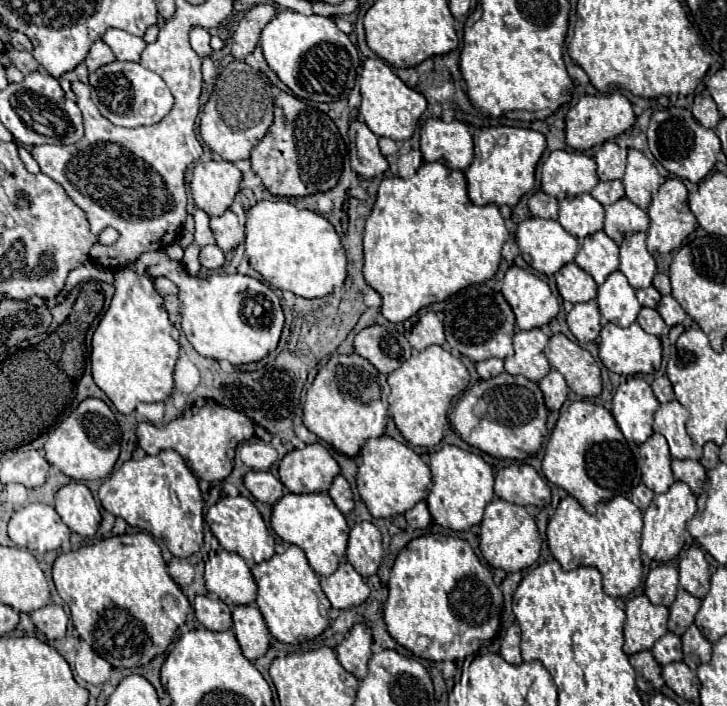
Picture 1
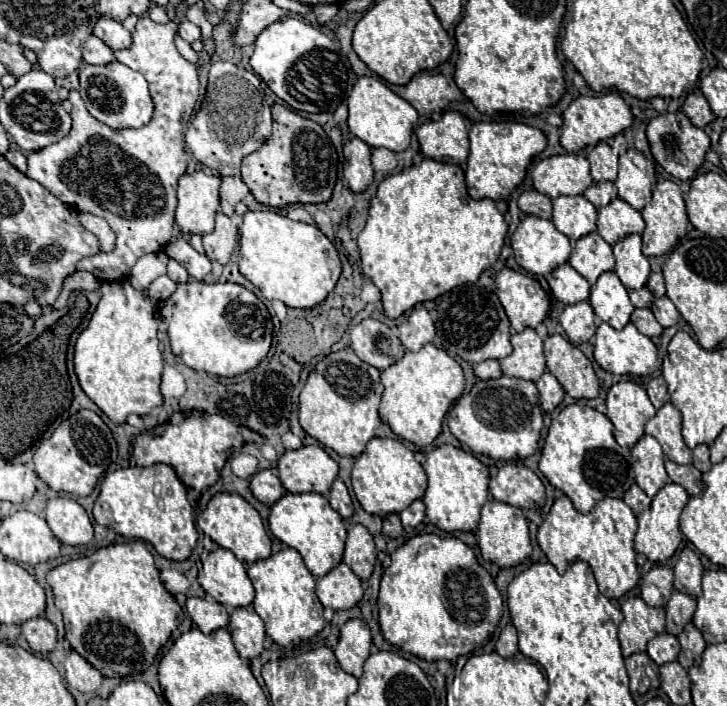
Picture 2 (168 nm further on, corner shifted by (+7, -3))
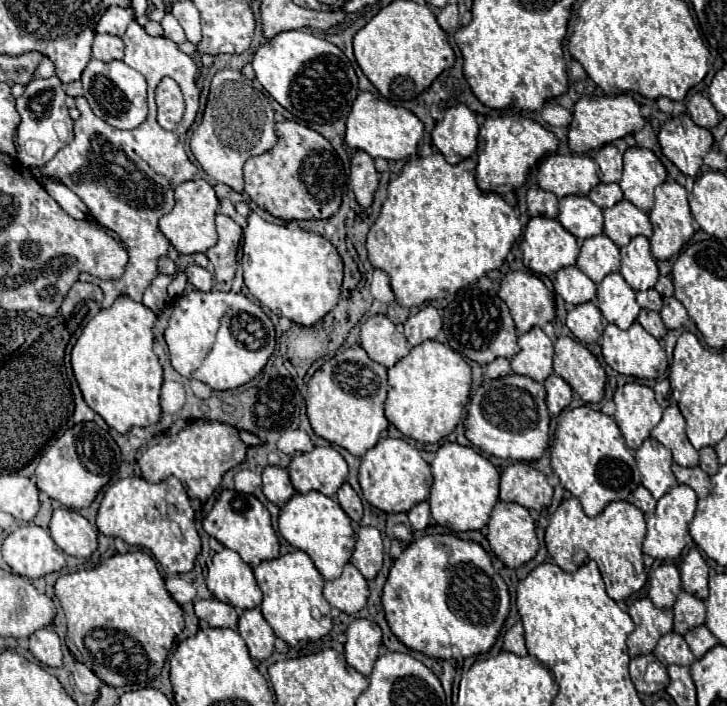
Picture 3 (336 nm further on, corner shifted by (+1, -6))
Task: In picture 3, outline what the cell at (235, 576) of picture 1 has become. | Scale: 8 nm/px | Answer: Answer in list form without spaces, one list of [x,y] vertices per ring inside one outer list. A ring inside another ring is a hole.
[[[231,549],[213,555],[207,573],[207,587],[219,601],[229,603],[239,611],[253,609],[263,599],[251,567]]]

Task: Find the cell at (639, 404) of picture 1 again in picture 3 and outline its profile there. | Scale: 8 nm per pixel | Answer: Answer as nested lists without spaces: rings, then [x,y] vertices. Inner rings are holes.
[[[625,383],[621,389],[615,391],[615,423],[619,425],[627,447],[631,449],[639,449],[639,445],[649,437],[651,429],[661,421],[661,407],[655,401],[653,389],[641,383]]]

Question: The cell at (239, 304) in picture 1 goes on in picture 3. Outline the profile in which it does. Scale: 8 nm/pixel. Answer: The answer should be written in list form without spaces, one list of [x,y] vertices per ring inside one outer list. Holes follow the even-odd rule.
[[[191,291],[169,303],[161,315],[165,341],[175,371],[199,379],[211,389],[235,389],[261,373],[275,349],[275,327],[265,311],[241,293]]]

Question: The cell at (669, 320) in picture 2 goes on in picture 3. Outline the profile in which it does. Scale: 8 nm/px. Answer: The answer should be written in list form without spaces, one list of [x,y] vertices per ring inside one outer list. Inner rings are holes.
[[[669,297],[663,303],[661,319],[663,319],[663,323],[665,323],[667,329],[677,329],[677,327],[683,327],[685,325],[685,321],[689,319],[689,315],[687,315],[685,307],[675,297]]]

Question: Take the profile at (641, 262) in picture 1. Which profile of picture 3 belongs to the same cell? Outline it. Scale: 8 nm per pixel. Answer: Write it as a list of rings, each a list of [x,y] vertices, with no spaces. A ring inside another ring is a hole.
[[[635,237],[627,247],[621,247],[621,275],[635,291],[647,291],[657,283],[659,269],[647,237]]]

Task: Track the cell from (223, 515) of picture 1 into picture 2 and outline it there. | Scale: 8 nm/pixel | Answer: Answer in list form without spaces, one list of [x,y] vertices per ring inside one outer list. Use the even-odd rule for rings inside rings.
[[[229,492],[215,494],[209,500],[207,508],[199,514],[197,526],[221,548],[231,550],[235,554],[235,558],[241,560],[245,566],[251,566],[253,562],[271,556],[271,538],[265,532],[259,512],[239,494],[229,494]]]

